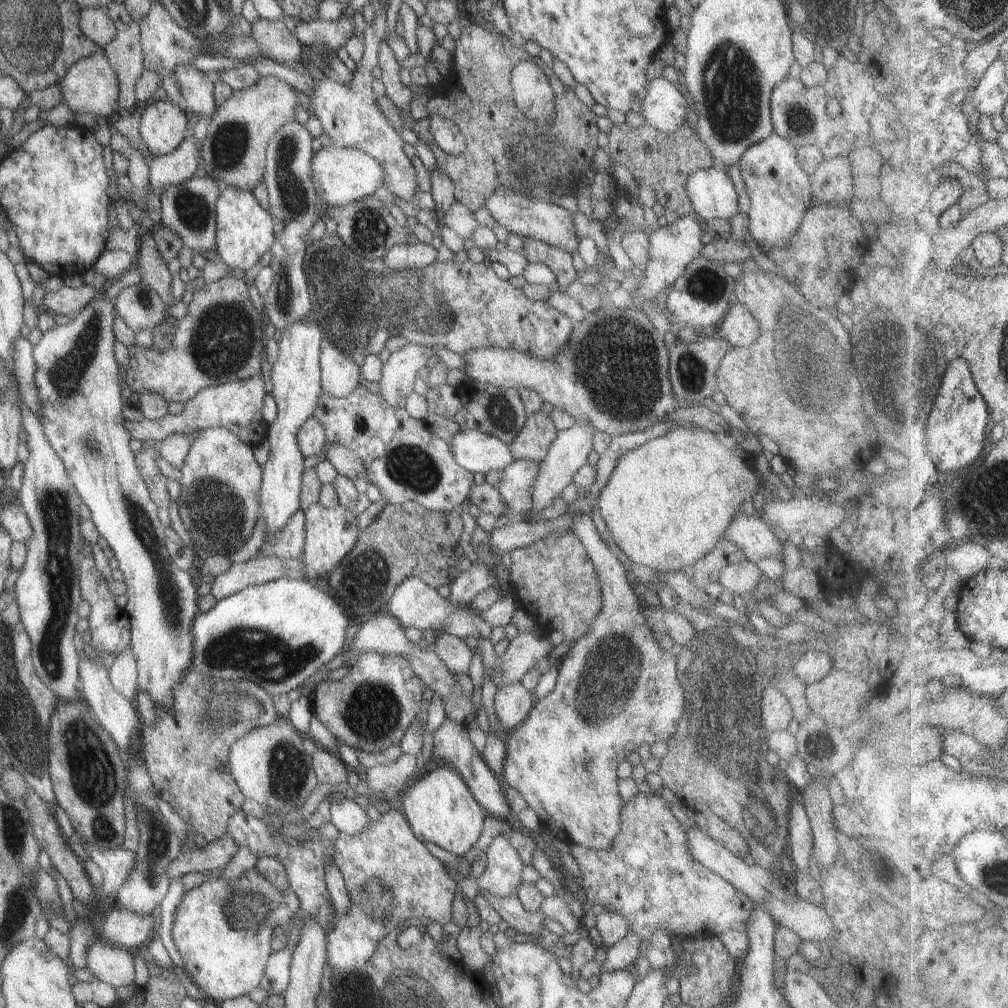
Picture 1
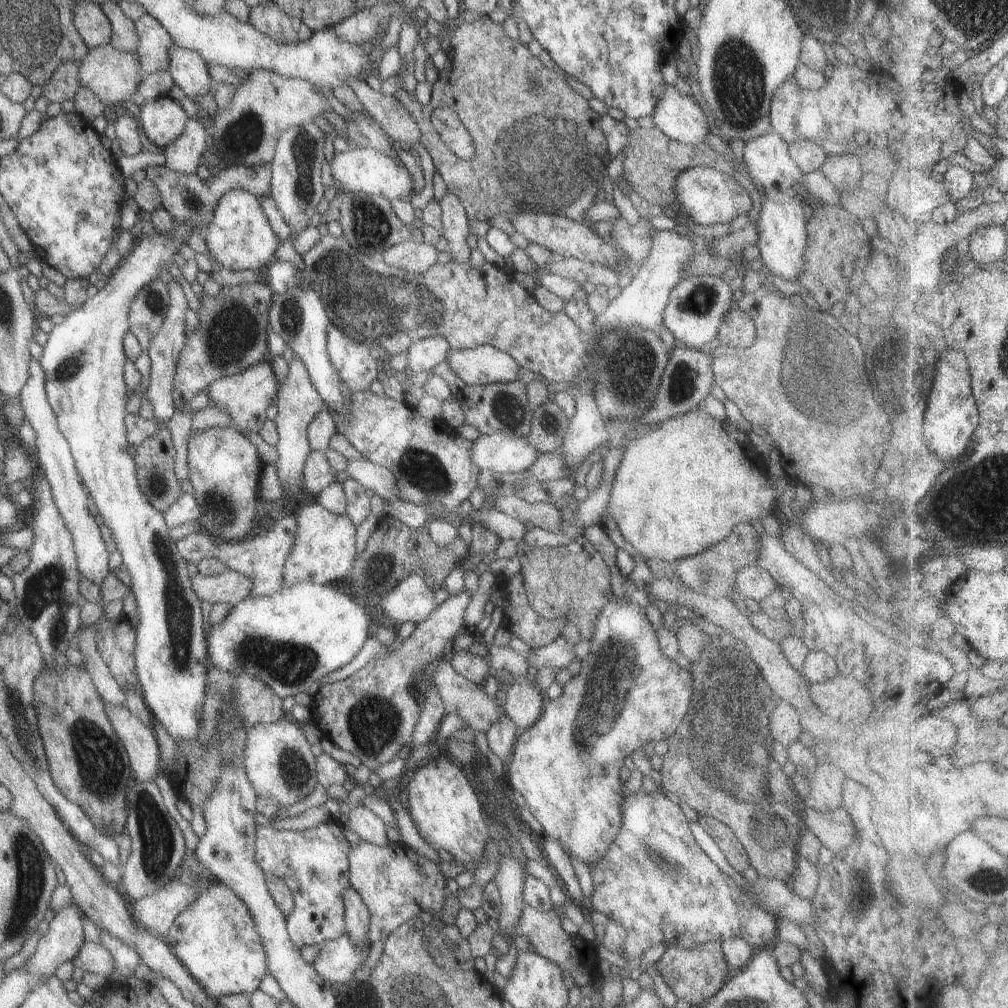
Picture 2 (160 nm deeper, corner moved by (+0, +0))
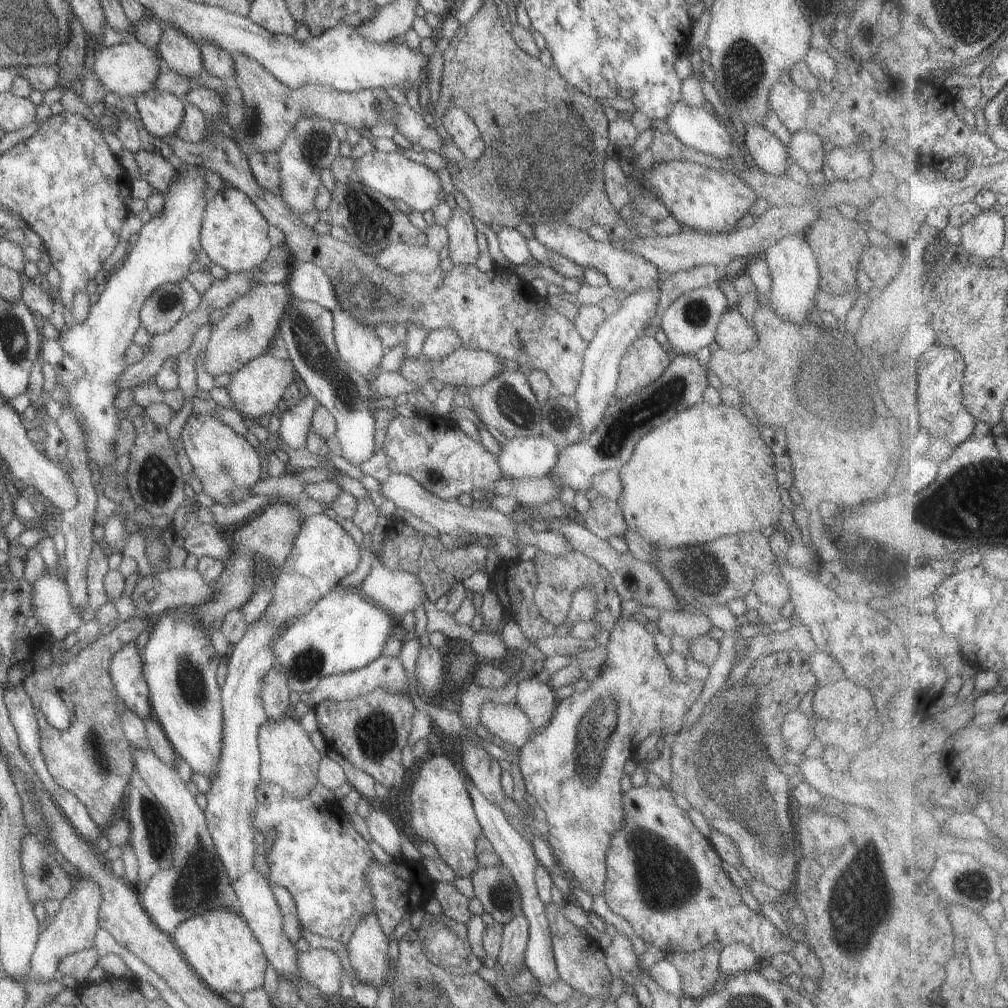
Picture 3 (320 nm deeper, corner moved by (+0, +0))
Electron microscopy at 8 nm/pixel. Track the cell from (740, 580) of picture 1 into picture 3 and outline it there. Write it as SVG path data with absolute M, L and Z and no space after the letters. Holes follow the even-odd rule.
M779 573L755 575L750 590L755 593L760 603L767 603L778 609L790 600L787 581Z

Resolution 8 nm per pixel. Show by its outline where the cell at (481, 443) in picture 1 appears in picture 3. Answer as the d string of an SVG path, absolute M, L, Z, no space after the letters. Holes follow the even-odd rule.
M513 437L500 445L501 452L496 458L503 476L519 477L542 477L547 475L554 467L559 449L545 437Z

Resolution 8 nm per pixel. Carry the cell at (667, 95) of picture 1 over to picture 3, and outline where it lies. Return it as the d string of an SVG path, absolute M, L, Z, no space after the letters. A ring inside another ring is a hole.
M679 100L664 119L669 132L685 146L718 159L736 155L722 122L701 107L688 107Z

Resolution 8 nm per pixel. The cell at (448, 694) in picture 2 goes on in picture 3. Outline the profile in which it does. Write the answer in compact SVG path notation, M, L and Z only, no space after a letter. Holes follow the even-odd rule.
M484 702L479 707L478 719L488 732L497 736L501 742L507 742L520 748L536 730L529 719L511 703Z

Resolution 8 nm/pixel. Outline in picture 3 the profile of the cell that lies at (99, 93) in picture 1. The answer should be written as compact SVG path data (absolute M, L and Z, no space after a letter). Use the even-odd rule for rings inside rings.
M125 40L108 47L96 48L92 56L90 70L105 87L107 93L119 96L137 96L155 88L154 82L162 69L162 62L151 49L137 40Z

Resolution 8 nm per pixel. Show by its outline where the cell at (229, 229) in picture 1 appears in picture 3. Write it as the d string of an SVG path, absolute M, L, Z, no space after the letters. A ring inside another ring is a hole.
M225 185L204 206L198 236L200 248L205 250L211 263L228 273L248 271L261 263L272 249L267 239L267 226L267 221L243 192Z

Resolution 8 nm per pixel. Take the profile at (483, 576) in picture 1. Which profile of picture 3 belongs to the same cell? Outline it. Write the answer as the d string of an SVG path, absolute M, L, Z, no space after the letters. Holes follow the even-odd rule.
M376 688L354 699L337 702L325 699L313 708L313 712L327 749L334 750L353 768L369 774L374 782L397 789L403 784L406 771L400 761L400 752L410 731L410 718L417 708L407 695Z

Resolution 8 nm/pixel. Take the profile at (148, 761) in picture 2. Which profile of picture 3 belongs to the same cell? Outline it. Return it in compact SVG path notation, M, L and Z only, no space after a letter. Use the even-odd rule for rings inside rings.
M150 748L133 751L132 754L135 772L138 772L140 779L169 815L176 838L171 853L171 864L166 869L155 872L138 890L142 910L166 935L170 935L180 922L200 915L208 908L239 912L237 897L217 858L203 811L185 788L185 783L177 775L176 769L159 760Z

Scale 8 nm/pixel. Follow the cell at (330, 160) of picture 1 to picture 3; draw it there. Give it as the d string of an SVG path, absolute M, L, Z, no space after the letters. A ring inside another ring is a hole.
M374 149L372 152L363 154L360 158L353 160L355 172L359 183L377 191L394 202L407 205L411 211L423 213L444 200L445 193L435 175L435 171L429 169L422 163L415 163L403 157L401 152L383 152Z

